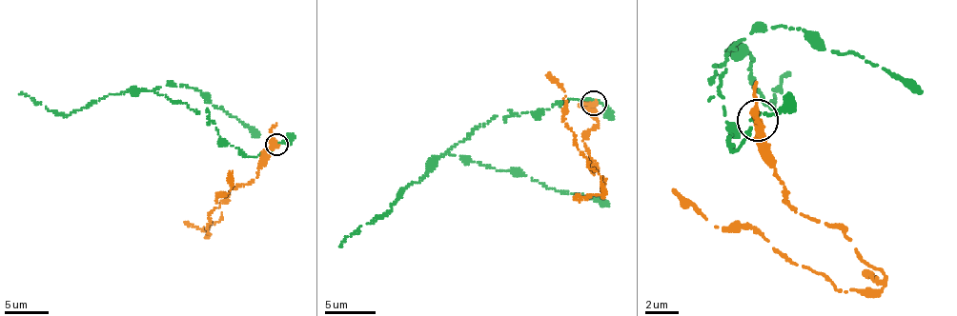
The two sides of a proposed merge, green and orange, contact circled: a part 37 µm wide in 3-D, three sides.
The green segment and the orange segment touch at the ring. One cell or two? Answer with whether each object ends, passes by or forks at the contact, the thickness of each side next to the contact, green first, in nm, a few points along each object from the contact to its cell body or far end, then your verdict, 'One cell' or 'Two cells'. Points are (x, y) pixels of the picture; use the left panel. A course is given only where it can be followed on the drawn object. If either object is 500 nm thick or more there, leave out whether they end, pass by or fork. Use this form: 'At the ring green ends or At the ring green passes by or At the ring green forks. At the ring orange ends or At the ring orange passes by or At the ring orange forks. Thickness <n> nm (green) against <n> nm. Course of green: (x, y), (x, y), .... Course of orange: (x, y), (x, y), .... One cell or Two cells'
At the ring green passes by. At the ring orange passes by. Thickness 200 nm (green) against 420 nm. Course of green: (276, 145), (249, 156), (222, 139), (207, 112), (154, 90), (196, 88), (254, 127), (257, 137). Course of orange: (276, 145), (256, 177), (229, 191), (221, 200), (219, 219), (207, 235), (215, 195), (230, 190), (232, 170). Two cells

